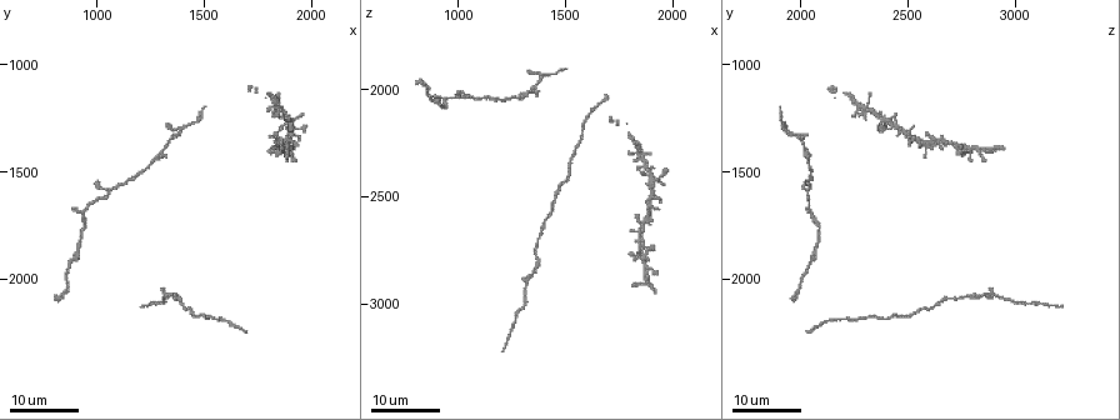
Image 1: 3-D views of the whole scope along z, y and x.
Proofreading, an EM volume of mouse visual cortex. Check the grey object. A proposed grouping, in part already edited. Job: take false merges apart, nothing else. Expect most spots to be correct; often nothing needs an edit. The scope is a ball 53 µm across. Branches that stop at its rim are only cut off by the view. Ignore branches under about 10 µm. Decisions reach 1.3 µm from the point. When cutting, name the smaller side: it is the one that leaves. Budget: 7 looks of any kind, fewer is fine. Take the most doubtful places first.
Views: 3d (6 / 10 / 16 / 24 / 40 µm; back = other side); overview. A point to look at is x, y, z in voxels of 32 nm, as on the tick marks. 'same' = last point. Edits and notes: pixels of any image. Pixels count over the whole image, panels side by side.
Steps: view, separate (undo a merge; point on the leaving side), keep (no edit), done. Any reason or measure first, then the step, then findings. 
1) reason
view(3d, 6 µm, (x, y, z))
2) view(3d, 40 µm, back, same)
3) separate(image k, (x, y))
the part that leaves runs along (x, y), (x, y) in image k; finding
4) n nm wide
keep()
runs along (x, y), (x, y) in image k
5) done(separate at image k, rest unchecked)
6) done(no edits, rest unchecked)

view(3d, 16 µm, (1000, 1630, 2050))

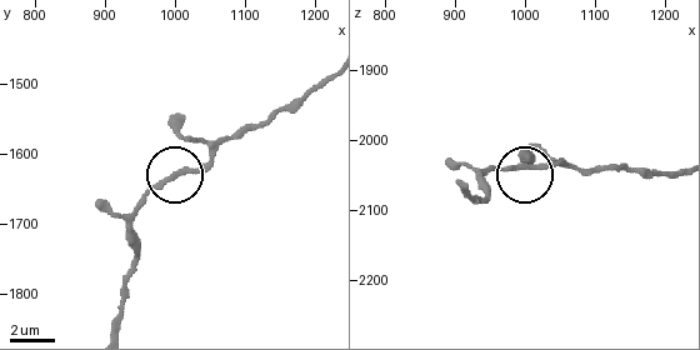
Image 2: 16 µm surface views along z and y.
view(3d, 6 µm, (995, 1635, 2040))

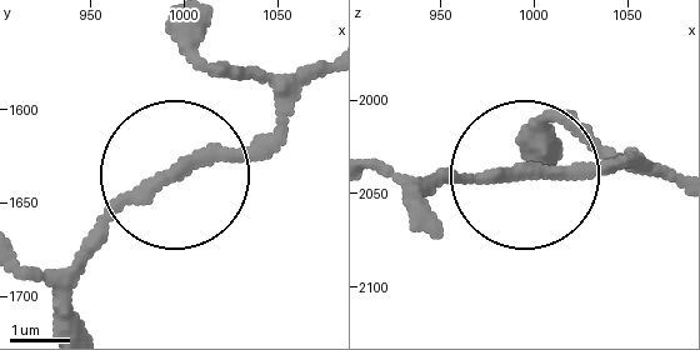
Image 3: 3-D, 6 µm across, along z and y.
from behind
view(3d, 6 µm, back, (996, 1632, 2040))

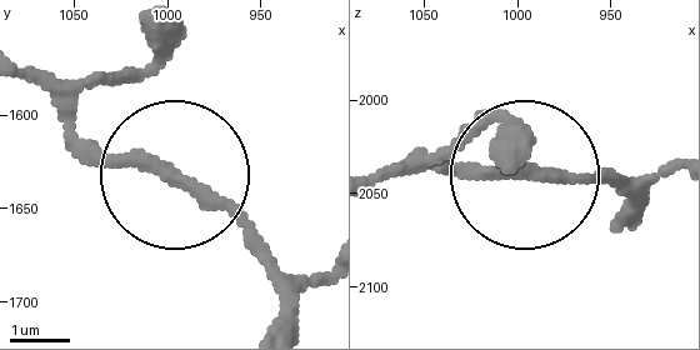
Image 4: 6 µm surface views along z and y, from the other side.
keep()
runs along (165, 178), (189, 181), (289, 281) in image 4; one neuron here

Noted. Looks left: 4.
two arms in line, one across
view(3d, 16 µm, (1320, 2090, 2910))

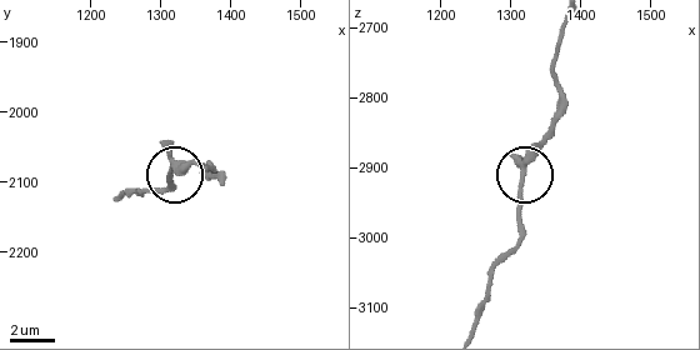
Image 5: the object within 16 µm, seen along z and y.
closer look
view(3d, 6 µm, (1315, 2075, 2910))

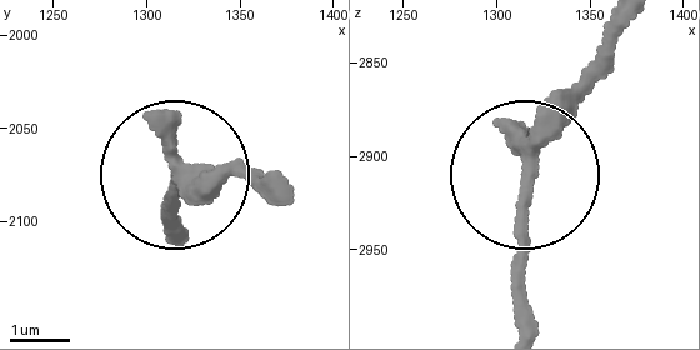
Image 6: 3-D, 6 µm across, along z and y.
keep()
runs along (626, 29), (536, 164), (526, 308) in image 6; one neuron here

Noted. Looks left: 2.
calibre changes
view(3d, 16 µm, (1380, 2100, 2690))

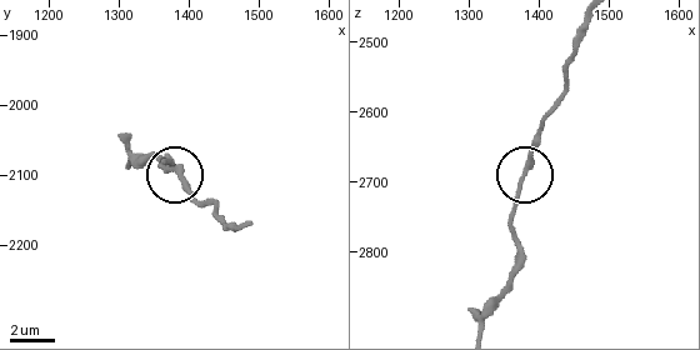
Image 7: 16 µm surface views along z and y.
zoom in
view(3d, 6 µm, (1385, 2090, 2680))

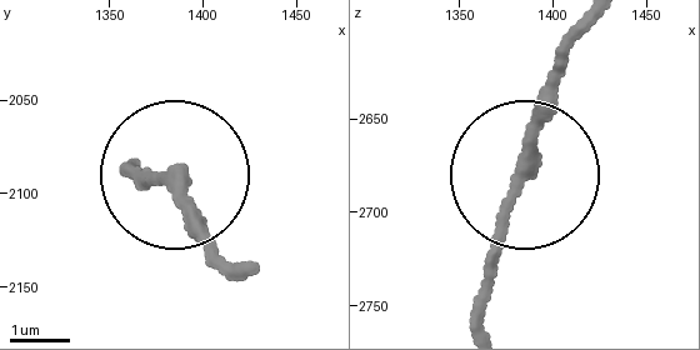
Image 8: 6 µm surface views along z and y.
240 nm wide
keep()
continuous, no second neuron

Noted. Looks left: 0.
done(no edits, rest unchecked)

